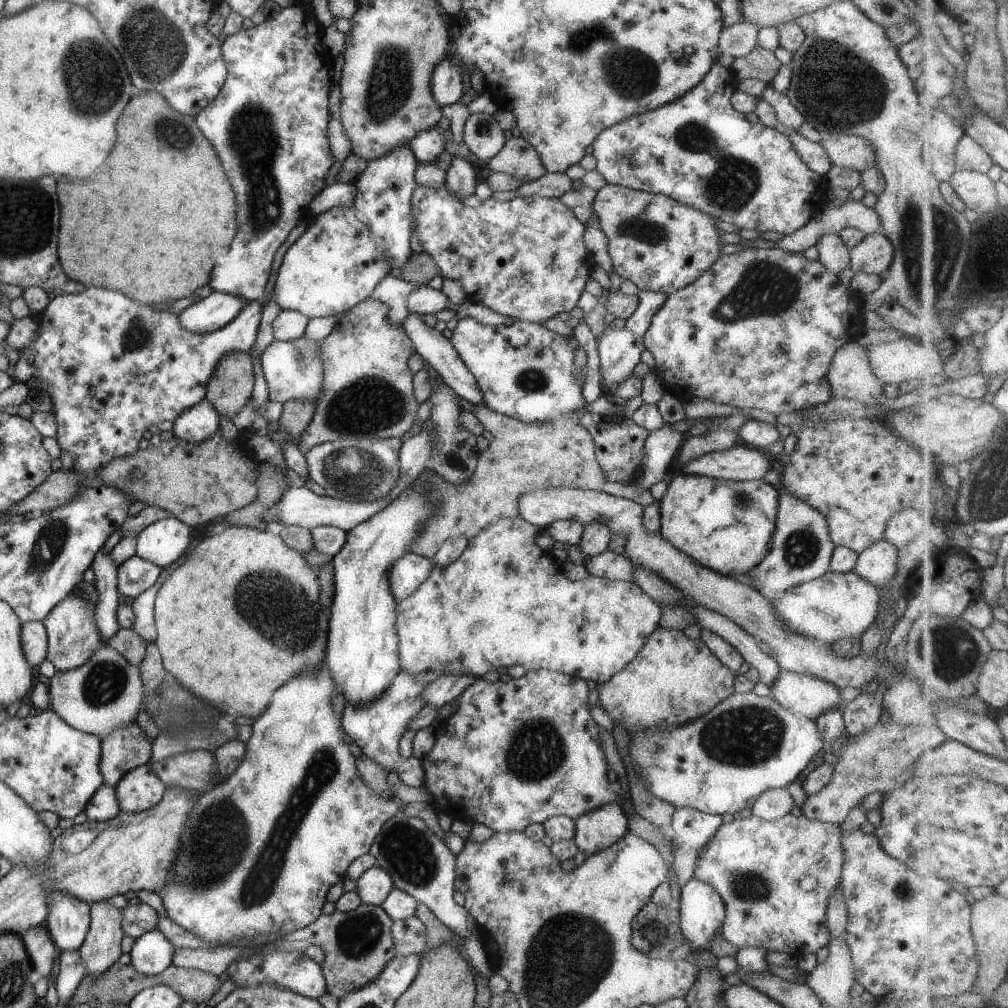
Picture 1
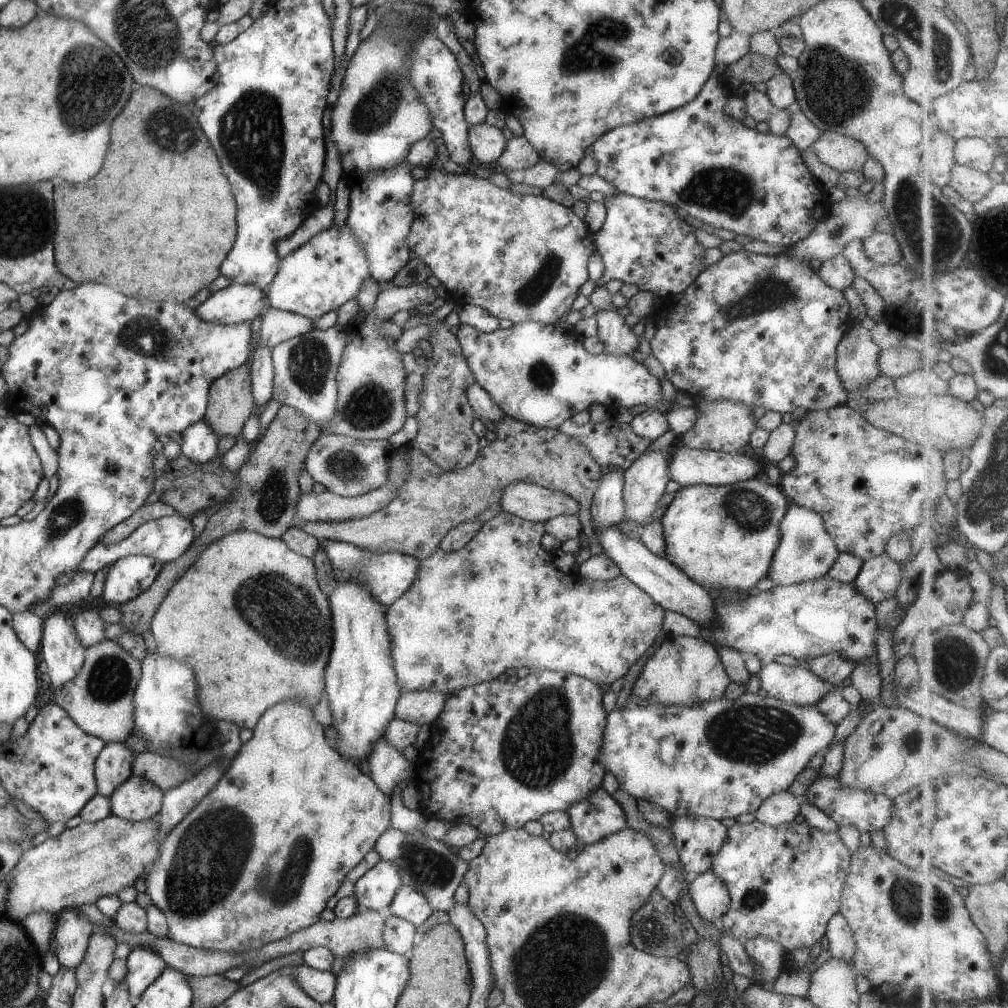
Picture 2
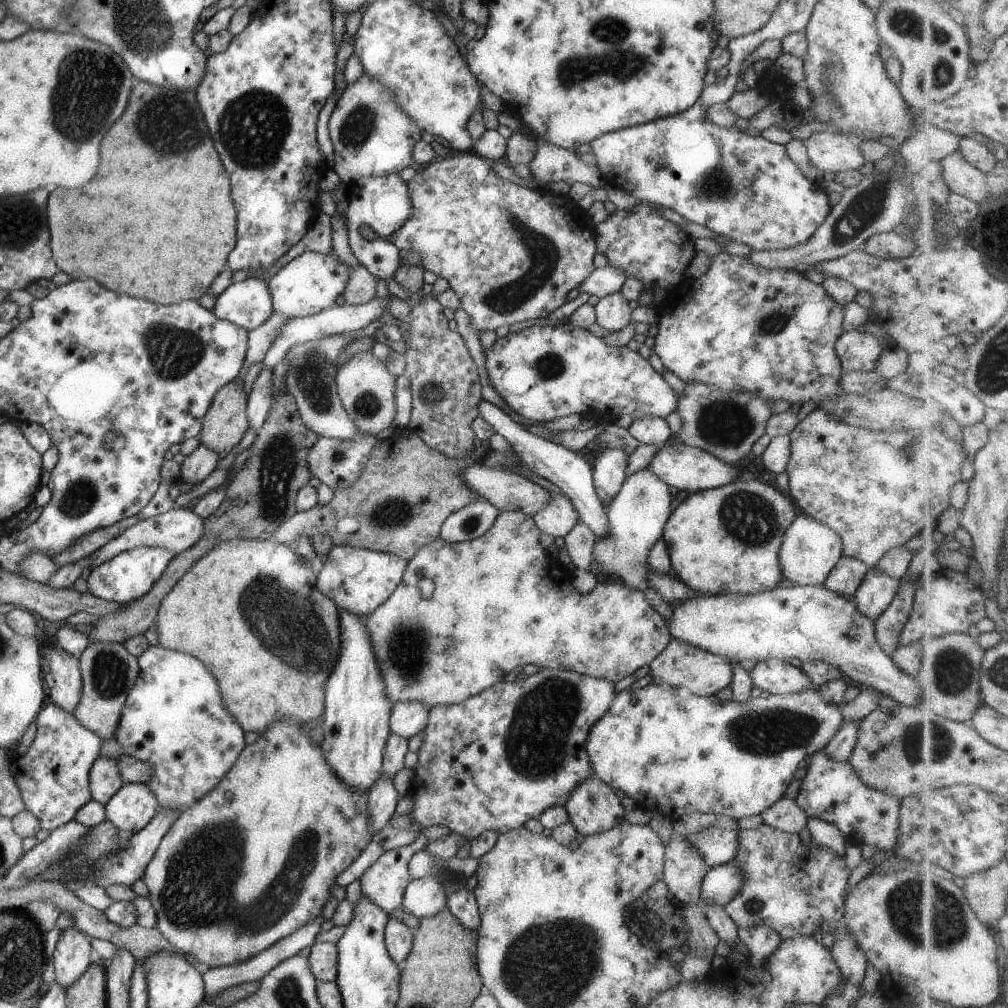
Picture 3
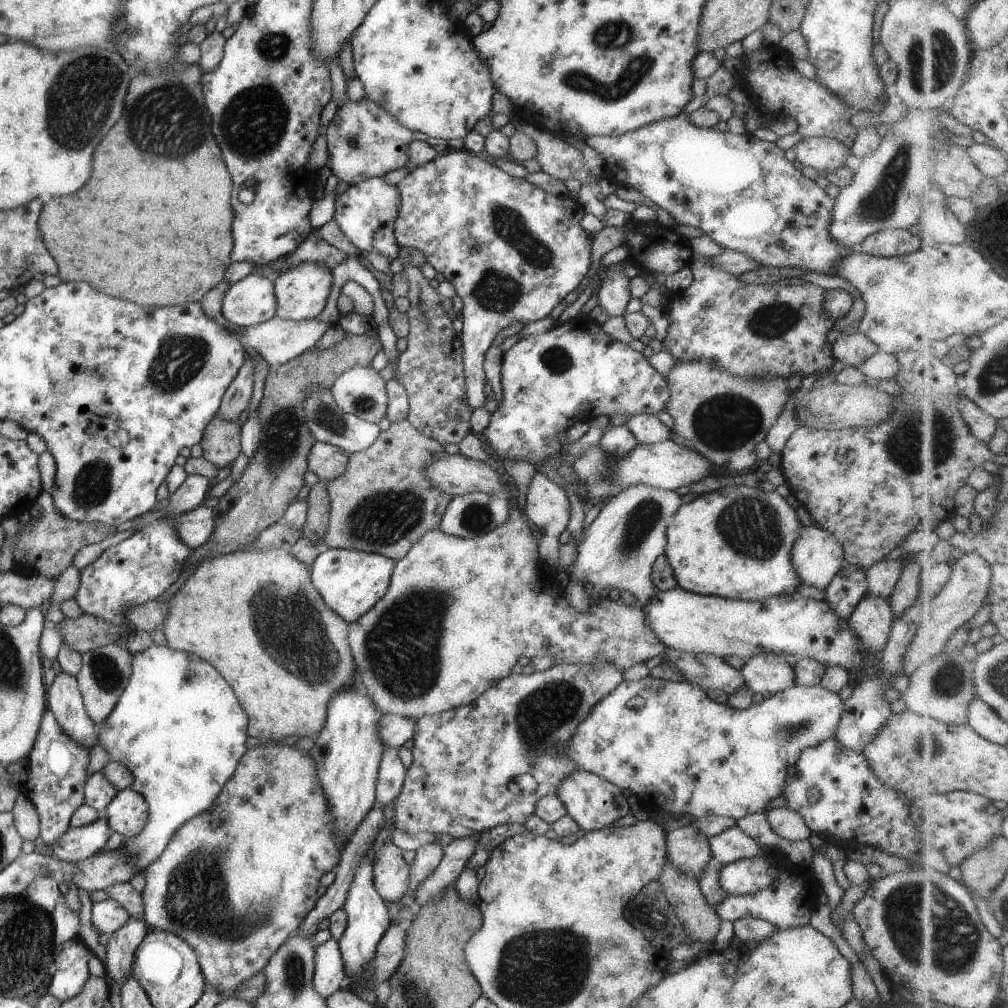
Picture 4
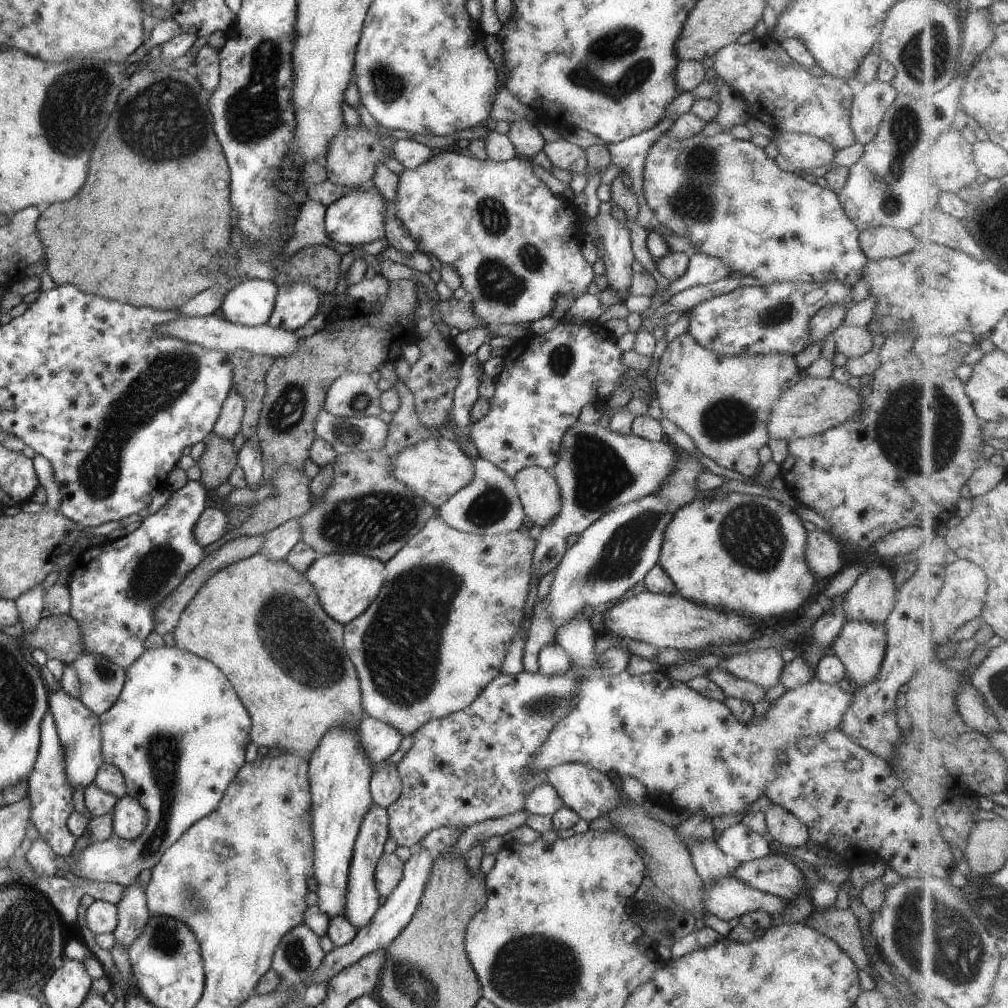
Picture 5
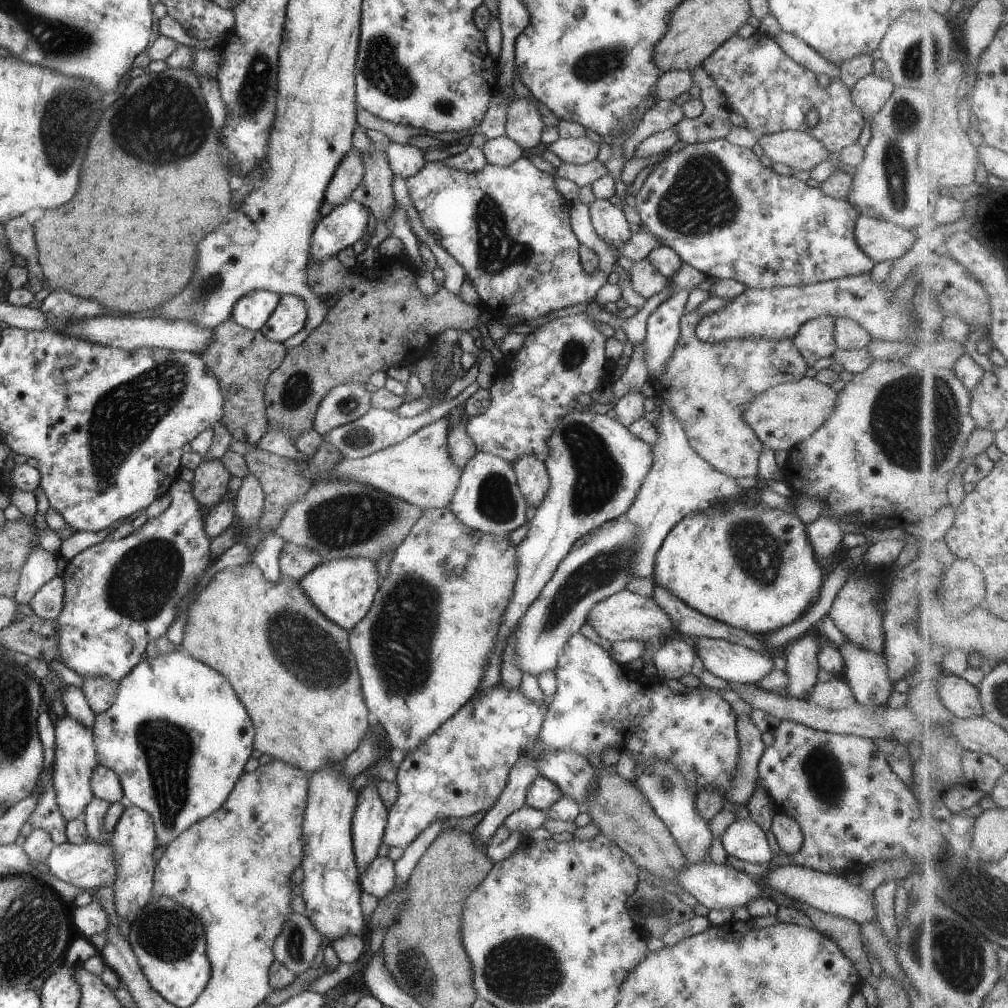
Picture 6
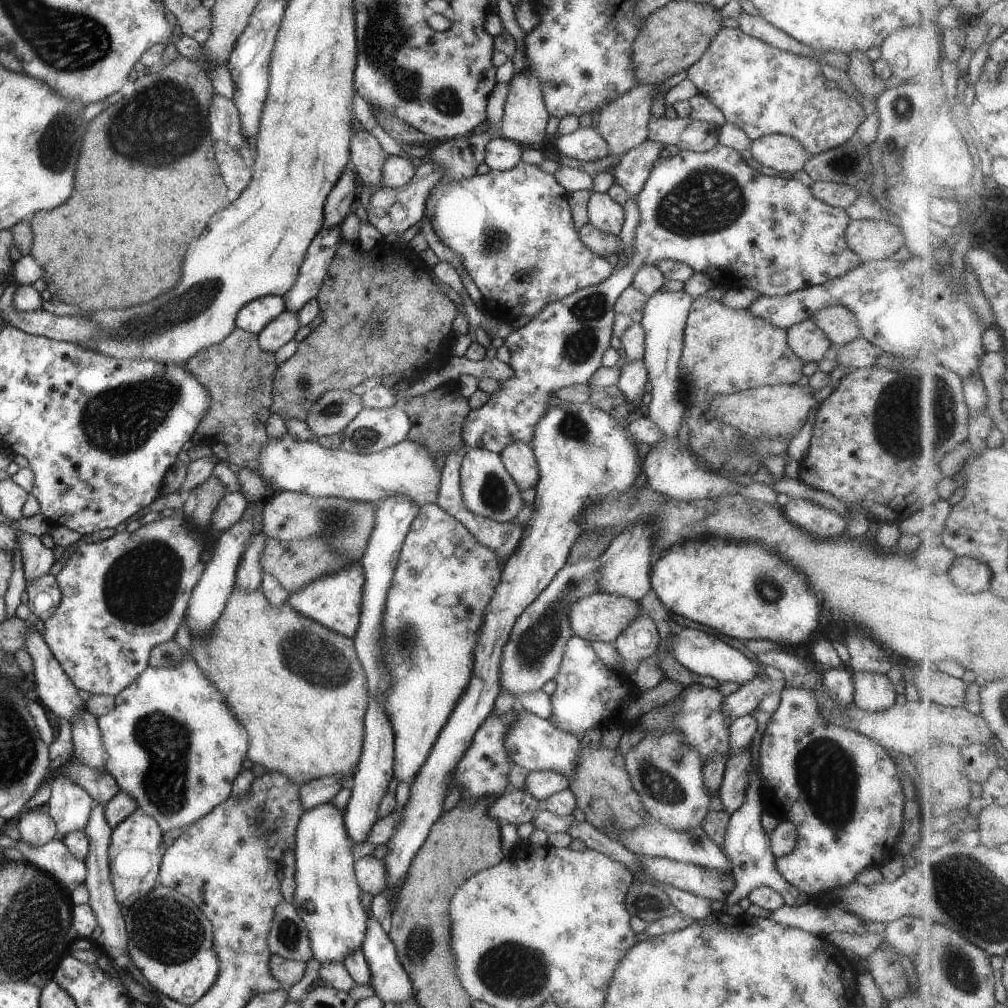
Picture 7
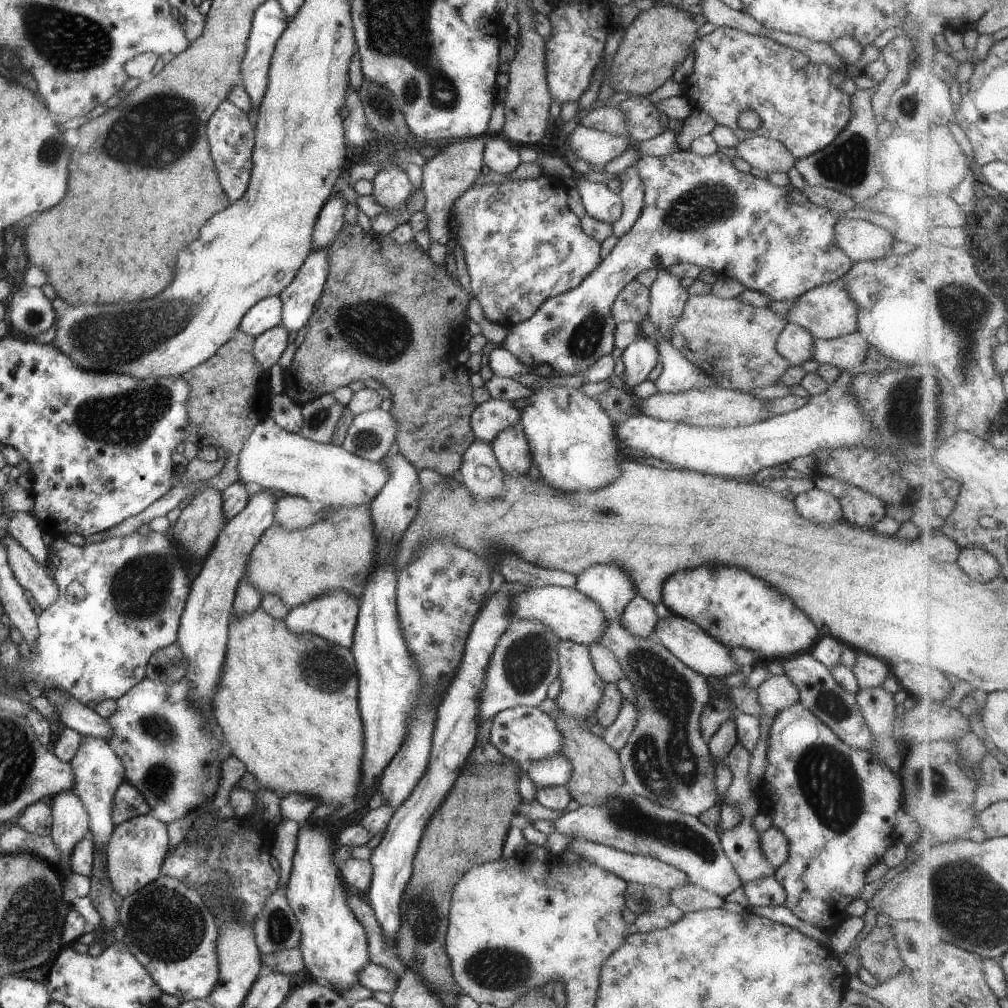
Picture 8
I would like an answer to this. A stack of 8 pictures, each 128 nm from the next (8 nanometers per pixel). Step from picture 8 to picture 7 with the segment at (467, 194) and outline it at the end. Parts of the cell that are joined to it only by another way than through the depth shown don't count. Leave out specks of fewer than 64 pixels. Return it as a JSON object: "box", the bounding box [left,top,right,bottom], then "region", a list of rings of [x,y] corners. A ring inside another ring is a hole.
{"box":[423,160,612,321],"region":[[[520,160],[509,170],[489,169],[485,174],[463,180],[438,181],[431,186],[425,200],[423,217],[429,218],[429,224],[439,240],[462,260],[463,268],[481,293],[481,307],[485,312],[499,316],[499,321],[505,314],[519,316],[519,310],[521,316],[532,317],[537,316],[550,302],[561,300],[586,286],[599,284],[612,271],[604,258],[593,254],[579,240],[567,204],[568,194],[552,174]]]}

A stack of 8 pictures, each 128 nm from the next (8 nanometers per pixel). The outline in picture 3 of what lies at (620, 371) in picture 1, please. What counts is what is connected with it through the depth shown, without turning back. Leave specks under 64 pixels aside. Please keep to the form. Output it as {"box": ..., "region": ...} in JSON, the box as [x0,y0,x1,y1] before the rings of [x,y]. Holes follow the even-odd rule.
{"box":[594,292,631,333],"region":[[[619,292],[598,298],[594,311],[595,324],[605,328],[608,333],[621,330],[631,322],[628,300],[625,300],[625,296],[621,296]]]}

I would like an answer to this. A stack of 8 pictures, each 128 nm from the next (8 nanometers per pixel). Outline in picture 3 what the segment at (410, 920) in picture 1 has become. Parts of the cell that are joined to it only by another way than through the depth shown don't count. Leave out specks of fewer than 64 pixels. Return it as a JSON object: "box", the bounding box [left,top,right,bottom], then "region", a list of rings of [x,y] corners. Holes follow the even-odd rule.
{"box":[359,832,431,966],"region":[[[419,832],[419,836],[408,844],[399,848],[392,848],[383,852],[359,878],[360,892],[367,900],[379,906],[385,914],[398,909],[404,890],[409,884],[408,862],[411,854],[422,849],[431,840]],[[388,916],[384,928],[384,946],[389,958],[398,966],[403,963],[411,948],[413,930],[395,917]]]}

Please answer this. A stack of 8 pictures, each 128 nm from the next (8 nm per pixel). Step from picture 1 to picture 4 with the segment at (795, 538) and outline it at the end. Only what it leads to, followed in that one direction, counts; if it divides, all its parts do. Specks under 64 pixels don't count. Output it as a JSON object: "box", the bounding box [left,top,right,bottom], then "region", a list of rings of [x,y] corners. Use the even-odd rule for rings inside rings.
{"box":[789,523,845,589],"region":[[[814,523],[800,528],[789,556],[800,582],[817,589],[824,589],[845,564],[835,536]]]}

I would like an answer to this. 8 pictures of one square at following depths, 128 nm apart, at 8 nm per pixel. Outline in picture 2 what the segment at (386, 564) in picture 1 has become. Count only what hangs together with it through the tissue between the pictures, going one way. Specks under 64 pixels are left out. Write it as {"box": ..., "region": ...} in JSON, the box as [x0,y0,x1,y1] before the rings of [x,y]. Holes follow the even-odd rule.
{"box":[323,580,401,766],"region":[[[351,580],[343,582],[343,584],[337,582],[327,597],[331,609],[333,638],[329,658],[327,658],[327,664],[323,670],[323,695],[329,702],[332,726],[337,732],[334,749],[357,766],[359,762],[367,761],[369,752],[373,750],[373,744],[384,735],[387,724],[394,718],[394,706],[401,692],[397,686],[393,664],[391,664],[385,608],[379,602],[375,602],[363,586],[359,586],[357,582],[351,582]]]}

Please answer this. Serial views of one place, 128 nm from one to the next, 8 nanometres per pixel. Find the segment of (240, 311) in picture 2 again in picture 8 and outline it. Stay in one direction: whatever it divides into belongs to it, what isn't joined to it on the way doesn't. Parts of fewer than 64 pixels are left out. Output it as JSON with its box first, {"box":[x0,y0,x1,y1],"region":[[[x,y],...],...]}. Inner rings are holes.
{"box":[237,295,281,338],"region":[[[268,295],[255,302],[237,324],[237,328],[255,338],[265,330],[280,323],[281,299],[279,295]]]}

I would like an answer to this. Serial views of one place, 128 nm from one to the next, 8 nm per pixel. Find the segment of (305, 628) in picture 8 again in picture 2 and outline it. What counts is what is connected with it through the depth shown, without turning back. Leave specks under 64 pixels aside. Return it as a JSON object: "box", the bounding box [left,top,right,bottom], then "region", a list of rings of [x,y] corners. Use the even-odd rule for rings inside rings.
{"box":[318,538,419,608],"region":[[[329,538],[319,541],[318,548],[325,552],[329,558],[333,570],[333,574],[331,574],[333,582],[339,582],[339,584],[349,582],[349,580],[357,582],[359,586],[363,586],[369,592],[369,596],[375,602],[379,602],[384,608],[393,604],[413,584],[417,568],[419,568],[416,558],[403,553],[371,552],[347,542],[337,542],[337,540],[329,540]]]}

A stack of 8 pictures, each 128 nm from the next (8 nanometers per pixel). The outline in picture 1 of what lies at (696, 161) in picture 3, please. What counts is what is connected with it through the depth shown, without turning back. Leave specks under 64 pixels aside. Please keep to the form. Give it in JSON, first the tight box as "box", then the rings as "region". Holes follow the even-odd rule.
{"box":[591,57,829,235],"region":[[[714,57],[709,72],[701,78],[701,82],[677,100],[615,122],[597,134],[591,144],[596,171],[607,184],[665,194],[683,206],[691,206],[738,229],[788,235],[801,228],[823,205],[829,204],[826,179],[811,172],[801,162],[785,135],[759,122],[749,123],[743,114],[733,110],[730,98],[737,85],[737,76]]]}

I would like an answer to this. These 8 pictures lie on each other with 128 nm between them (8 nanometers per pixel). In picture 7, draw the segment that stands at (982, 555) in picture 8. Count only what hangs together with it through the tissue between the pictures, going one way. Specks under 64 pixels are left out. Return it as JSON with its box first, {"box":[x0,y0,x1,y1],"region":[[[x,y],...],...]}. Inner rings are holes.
{"box":[949,557,993,592],"region":[[[956,557],[949,570],[953,582],[961,588],[961,592],[985,592],[991,589],[993,573],[985,562],[971,557]]]}

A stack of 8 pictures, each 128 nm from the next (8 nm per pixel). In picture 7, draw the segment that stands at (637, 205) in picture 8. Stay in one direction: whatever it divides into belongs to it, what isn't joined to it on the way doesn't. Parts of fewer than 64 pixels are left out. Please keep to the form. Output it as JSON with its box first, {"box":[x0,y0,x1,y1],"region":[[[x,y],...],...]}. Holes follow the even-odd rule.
{"box":[613,138,665,196],"region":[[[646,138],[621,156],[613,167],[613,174],[615,183],[625,190],[627,196],[635,196],[641,190],[663,148],[665,145]]]}

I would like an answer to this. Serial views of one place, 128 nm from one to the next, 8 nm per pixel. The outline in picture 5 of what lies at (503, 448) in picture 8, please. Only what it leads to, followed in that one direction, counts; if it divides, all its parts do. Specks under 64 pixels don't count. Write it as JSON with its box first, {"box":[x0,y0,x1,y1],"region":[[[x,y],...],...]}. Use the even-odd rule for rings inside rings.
{"box":[512,466,559,526],"region":[[[526,466],[512,476],[529,525],[545,526],[559,510],[559,486],[544,468]]]}

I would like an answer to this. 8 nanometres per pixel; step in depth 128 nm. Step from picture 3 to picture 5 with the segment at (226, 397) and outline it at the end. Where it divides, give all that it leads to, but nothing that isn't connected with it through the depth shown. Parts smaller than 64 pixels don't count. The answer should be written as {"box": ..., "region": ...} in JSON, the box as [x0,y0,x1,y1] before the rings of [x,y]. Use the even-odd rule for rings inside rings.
{"box":[196,432,237,490],"region":[[[213,432],[207,436],[207,439],[196,465],[201,471],[199,482],[206,490],[214,490],[219,484],[227,481],[227,477],[235,468],[237,451],[231,440],[223,440]]]}

